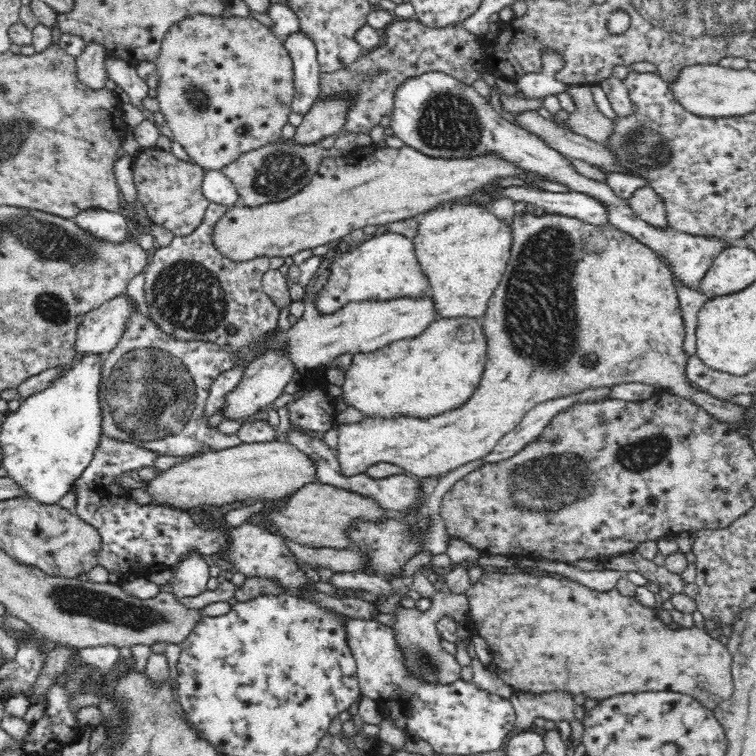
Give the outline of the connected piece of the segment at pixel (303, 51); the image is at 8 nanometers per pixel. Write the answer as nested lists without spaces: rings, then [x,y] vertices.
[[[300,30],[284,38],[283,45],[294,65],[295,95],[291,107],[296,114],[305,115],[316,102],[320,90],[317,48],[312,38]]]

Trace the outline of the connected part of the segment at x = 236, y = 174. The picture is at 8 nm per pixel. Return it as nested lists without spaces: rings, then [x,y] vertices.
[[[341,133],[331,149],[324,149],[320,144],[302,146],[286,144],[285,140],[278,140],[242,155],[237,161],[228,164],[221,172],[234,183],[240,204],[256,208],[260,205],[282,202],[293,197],[299,190],[306,188],[312,182],[312,178],[318,175],[322,161],[349,155],[368,145],[373,146],[370,135],[352,133]]]

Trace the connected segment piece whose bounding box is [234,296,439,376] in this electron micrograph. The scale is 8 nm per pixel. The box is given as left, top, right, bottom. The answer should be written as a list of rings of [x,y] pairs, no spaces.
[[[431,297],[419,299],[399,298],[378,302],[353,302],[338,310],[334,314],[322,314],[311,300],[305,303],[303,316],[294,320],[288,330],[275,330],[264,332],[256,336],[250,344],[242,346],[236,355],[234,366],[246,367],[266,353],[274,351],[282,357],[288,357],[288,361],[294,365],[294,369],[303,376],[317,371],[320,367],[326,367],[340,354],[356,354],[374,352],[390,342],[402,340],[402,338],[414,338],[422,334],[436,316],[434,301]]]

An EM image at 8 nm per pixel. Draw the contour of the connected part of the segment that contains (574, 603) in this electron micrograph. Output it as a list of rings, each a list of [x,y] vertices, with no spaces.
[[[487,570],[465,595],[470,603],[468,626],[475,635],[486,640],[492,651],[490,670],[515,692],[566,690],[570,694],[587,694],[588,698],[603,701],[619,694],[670,691],[691,696],[710,710],[734,692],[733,656],[727,646],[694,626],[670,630],[658,619],[655,609],[643,606],[634,597],[622,596],[616,588],[598,592],[550,575]]]

